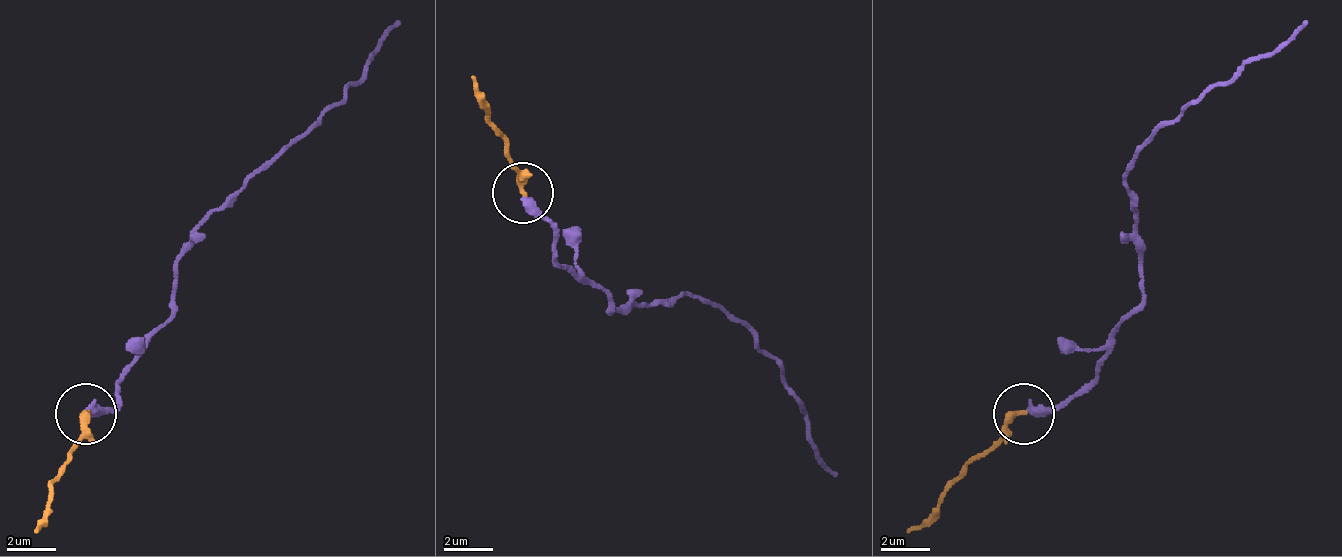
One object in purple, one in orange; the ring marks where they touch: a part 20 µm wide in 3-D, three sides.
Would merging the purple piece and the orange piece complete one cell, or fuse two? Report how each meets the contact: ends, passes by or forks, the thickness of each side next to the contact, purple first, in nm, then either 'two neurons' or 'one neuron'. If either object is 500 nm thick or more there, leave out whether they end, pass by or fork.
purple ends there; orange ends there; 400 nm thick on the purple side, 320 nm on the other; one neuron

